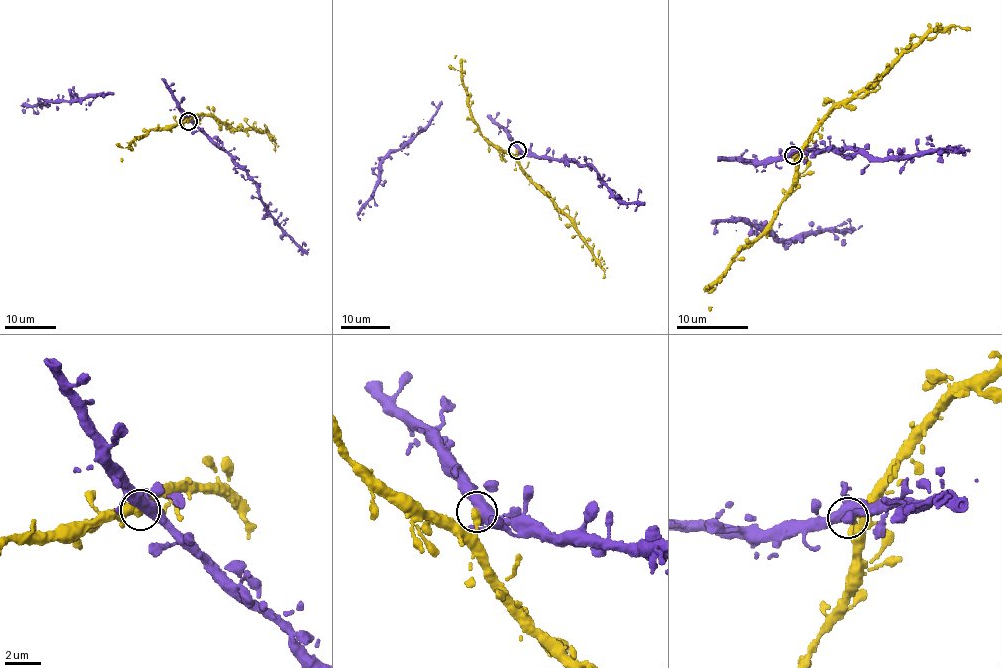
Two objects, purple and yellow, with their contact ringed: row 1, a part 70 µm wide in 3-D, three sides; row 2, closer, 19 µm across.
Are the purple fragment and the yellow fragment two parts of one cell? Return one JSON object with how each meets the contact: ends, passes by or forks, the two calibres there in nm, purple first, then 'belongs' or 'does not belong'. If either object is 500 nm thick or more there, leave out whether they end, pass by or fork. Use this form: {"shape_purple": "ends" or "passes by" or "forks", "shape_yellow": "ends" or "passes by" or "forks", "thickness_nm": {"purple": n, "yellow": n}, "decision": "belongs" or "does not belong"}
{"shape_purple": "forks", "shape_yellow": "ends", "thickness_nm": {"purple": 360, "yellow": 360}, "decision": "belongs"}

